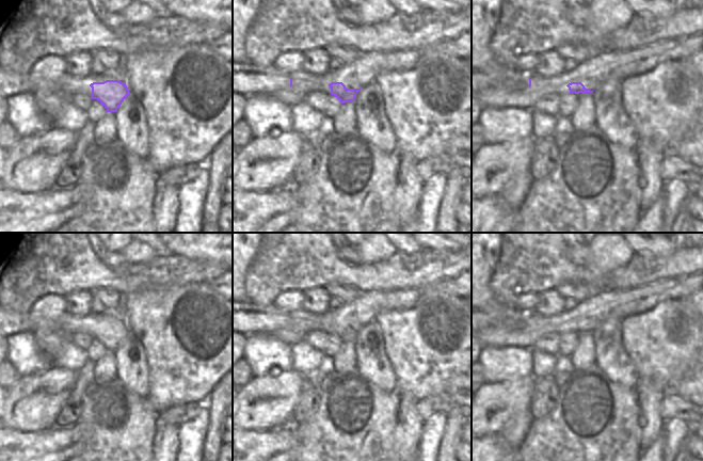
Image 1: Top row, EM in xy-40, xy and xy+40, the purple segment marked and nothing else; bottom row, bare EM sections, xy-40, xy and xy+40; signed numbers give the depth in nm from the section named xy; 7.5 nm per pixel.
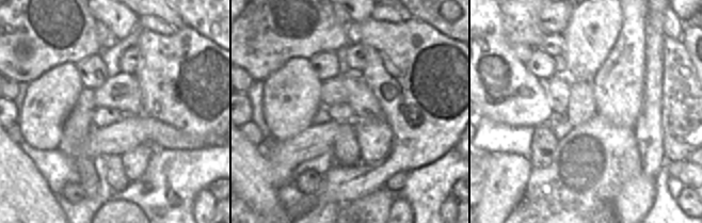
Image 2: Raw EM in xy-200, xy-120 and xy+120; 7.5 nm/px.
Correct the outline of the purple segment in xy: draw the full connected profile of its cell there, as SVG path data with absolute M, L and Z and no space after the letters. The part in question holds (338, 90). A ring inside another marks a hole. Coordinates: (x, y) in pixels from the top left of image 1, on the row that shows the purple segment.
M332 82L329 84L331 88L331 95L334 95L341 104L347 101L354 101L356 94L361 89L347 89L342 82Z

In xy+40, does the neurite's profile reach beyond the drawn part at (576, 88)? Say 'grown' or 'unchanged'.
unchanged

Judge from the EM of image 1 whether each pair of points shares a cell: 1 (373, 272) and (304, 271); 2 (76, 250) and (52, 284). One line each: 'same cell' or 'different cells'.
1: same cell
2: same cell

